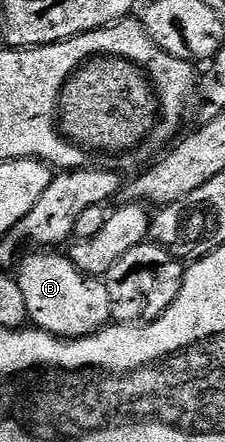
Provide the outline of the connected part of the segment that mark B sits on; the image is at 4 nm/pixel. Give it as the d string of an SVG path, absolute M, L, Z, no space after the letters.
M30 250L18 264L16 279L24 298L26 319L40 332L73 338L92 332L111 319L108 290L99 277L81 272L58 250Z

